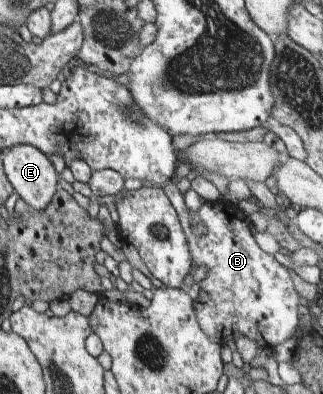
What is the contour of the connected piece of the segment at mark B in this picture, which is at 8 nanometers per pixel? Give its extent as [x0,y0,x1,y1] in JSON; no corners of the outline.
[163,182,301,355]

